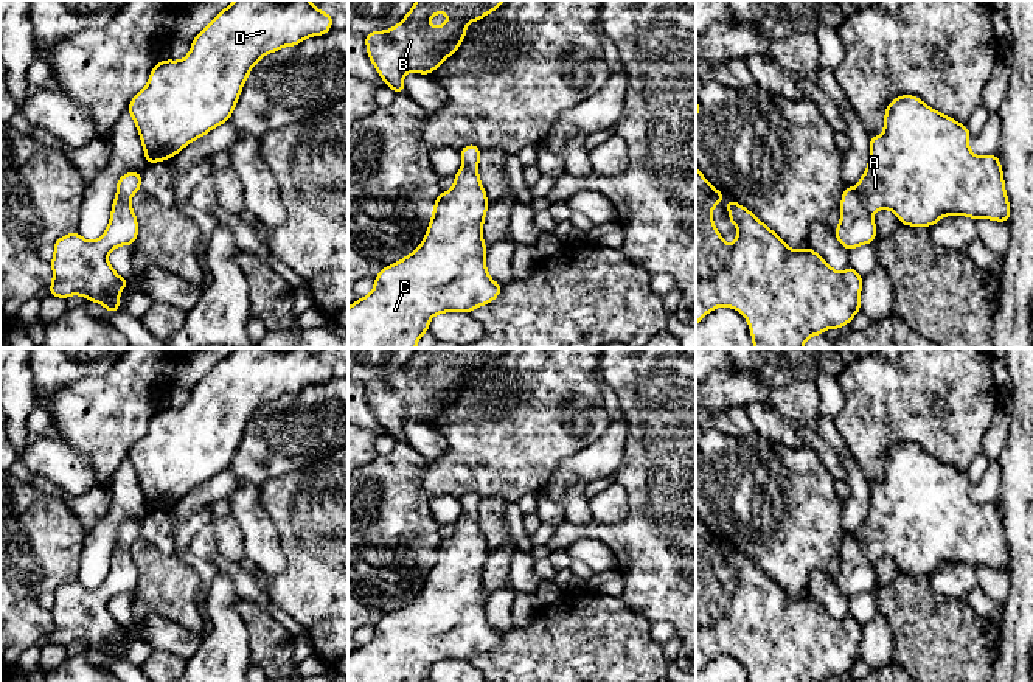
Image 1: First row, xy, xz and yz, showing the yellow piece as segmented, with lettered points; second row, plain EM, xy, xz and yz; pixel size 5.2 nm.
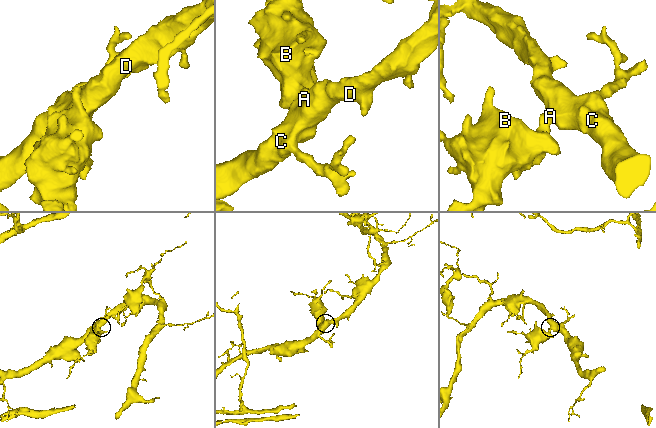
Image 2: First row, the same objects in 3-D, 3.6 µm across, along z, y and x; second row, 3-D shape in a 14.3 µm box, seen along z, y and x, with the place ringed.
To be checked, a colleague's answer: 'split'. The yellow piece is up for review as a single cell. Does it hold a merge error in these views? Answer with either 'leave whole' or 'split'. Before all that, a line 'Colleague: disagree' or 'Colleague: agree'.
Colleague: disagree
leave whole

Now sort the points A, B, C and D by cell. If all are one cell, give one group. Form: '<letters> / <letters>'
A B C D

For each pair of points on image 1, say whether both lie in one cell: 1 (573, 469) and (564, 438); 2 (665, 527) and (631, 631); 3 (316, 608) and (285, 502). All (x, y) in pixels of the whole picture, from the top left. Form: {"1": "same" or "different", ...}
{"1": "different", "2": "different", "3": "same"}

